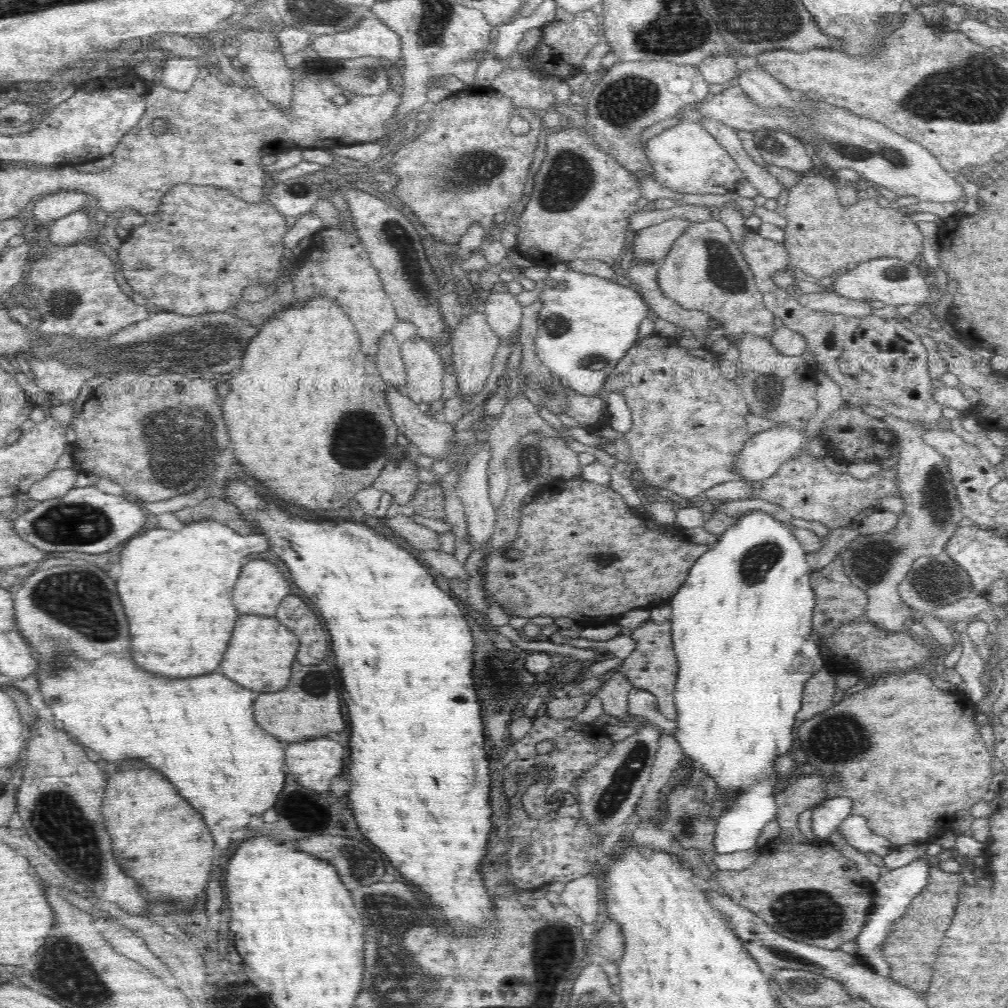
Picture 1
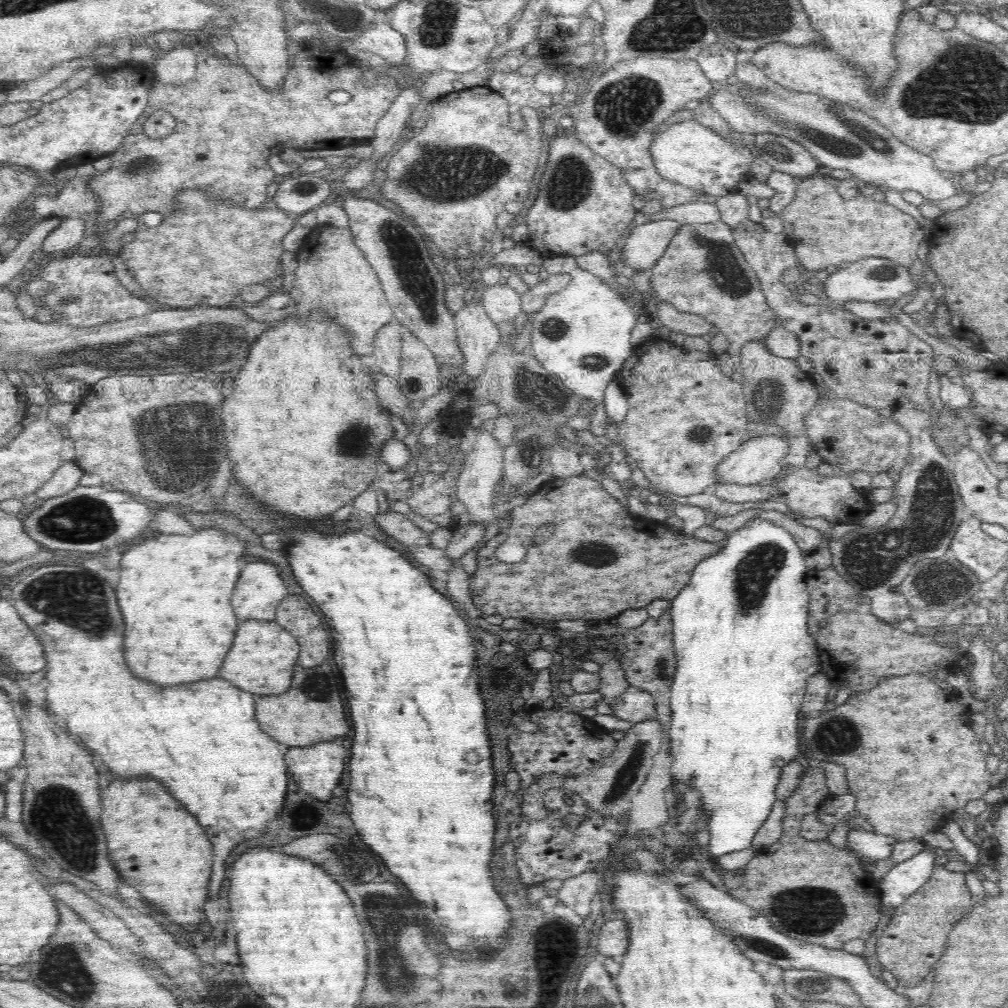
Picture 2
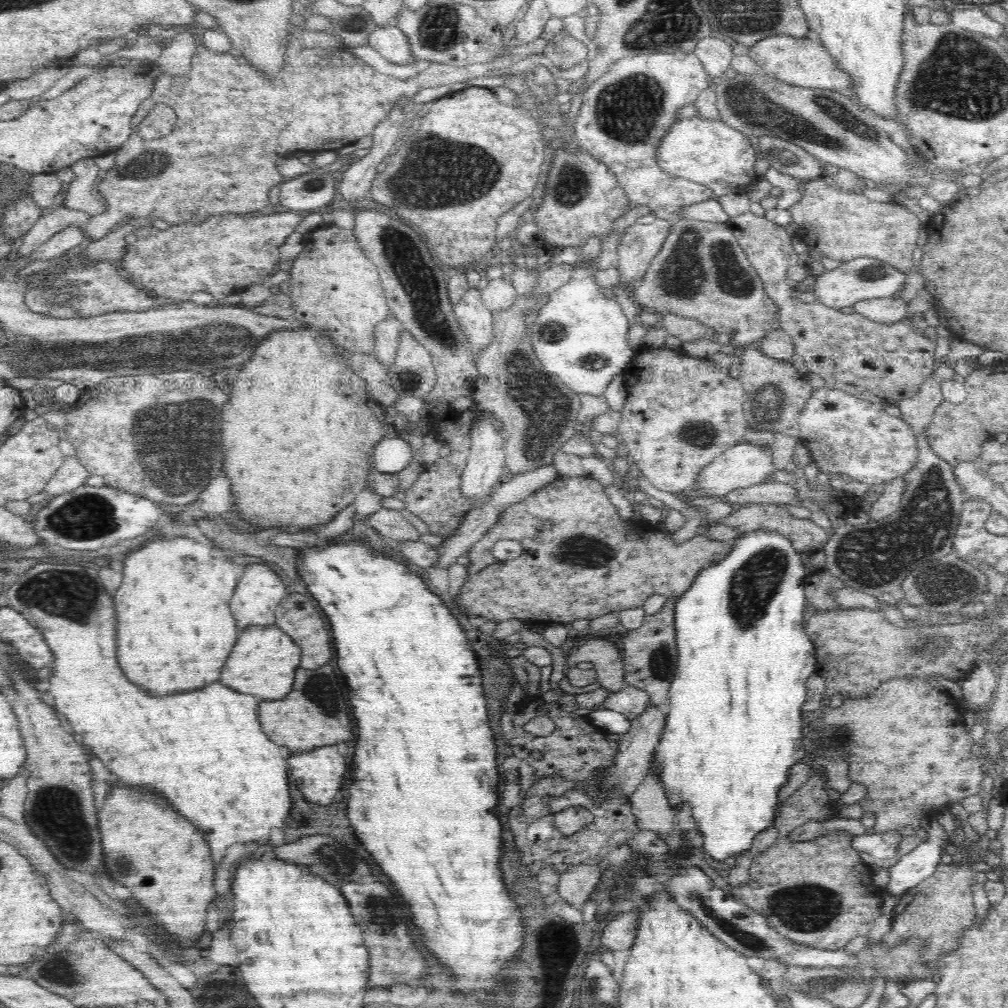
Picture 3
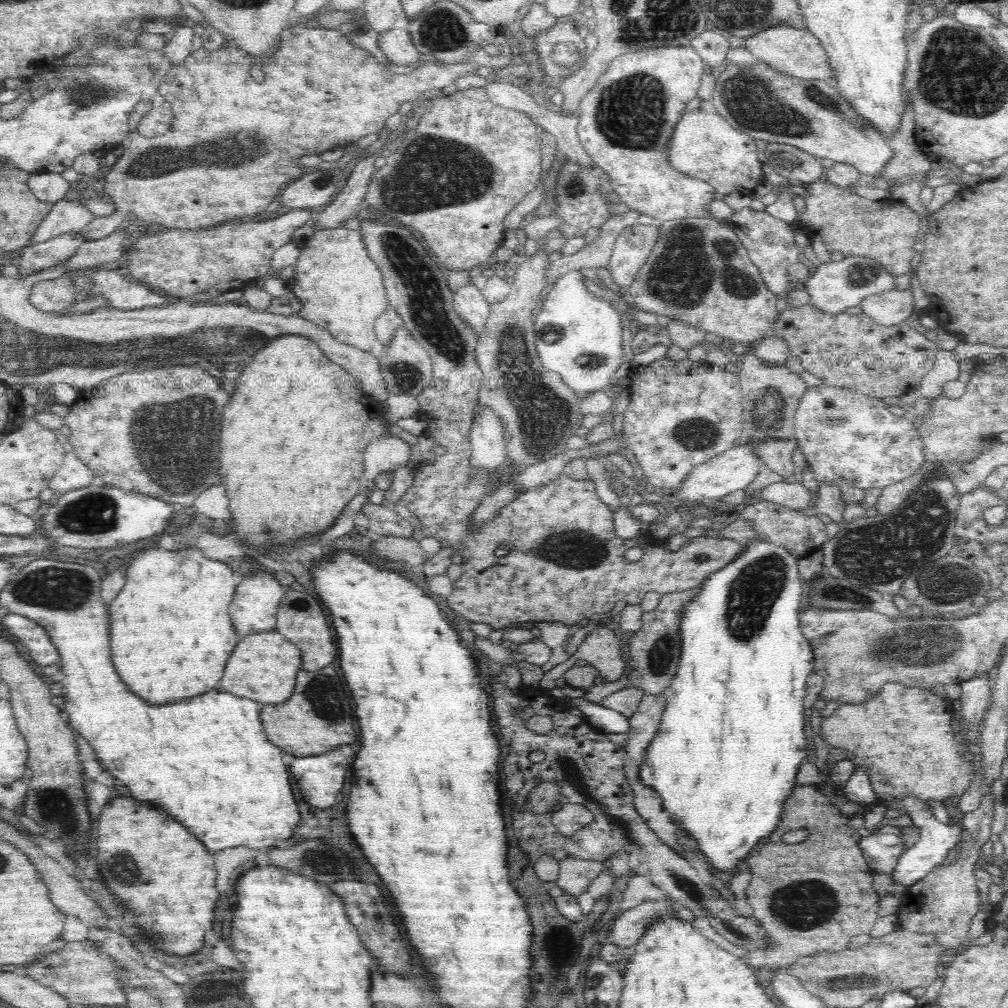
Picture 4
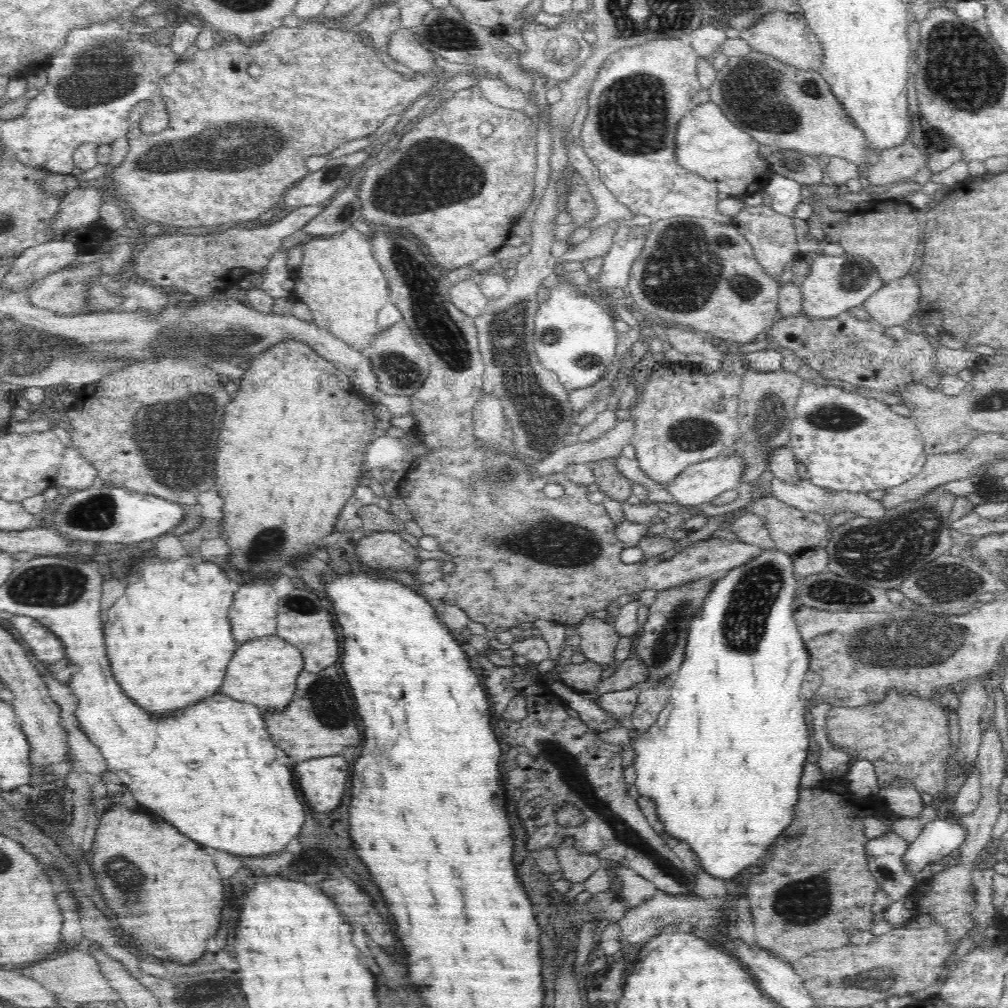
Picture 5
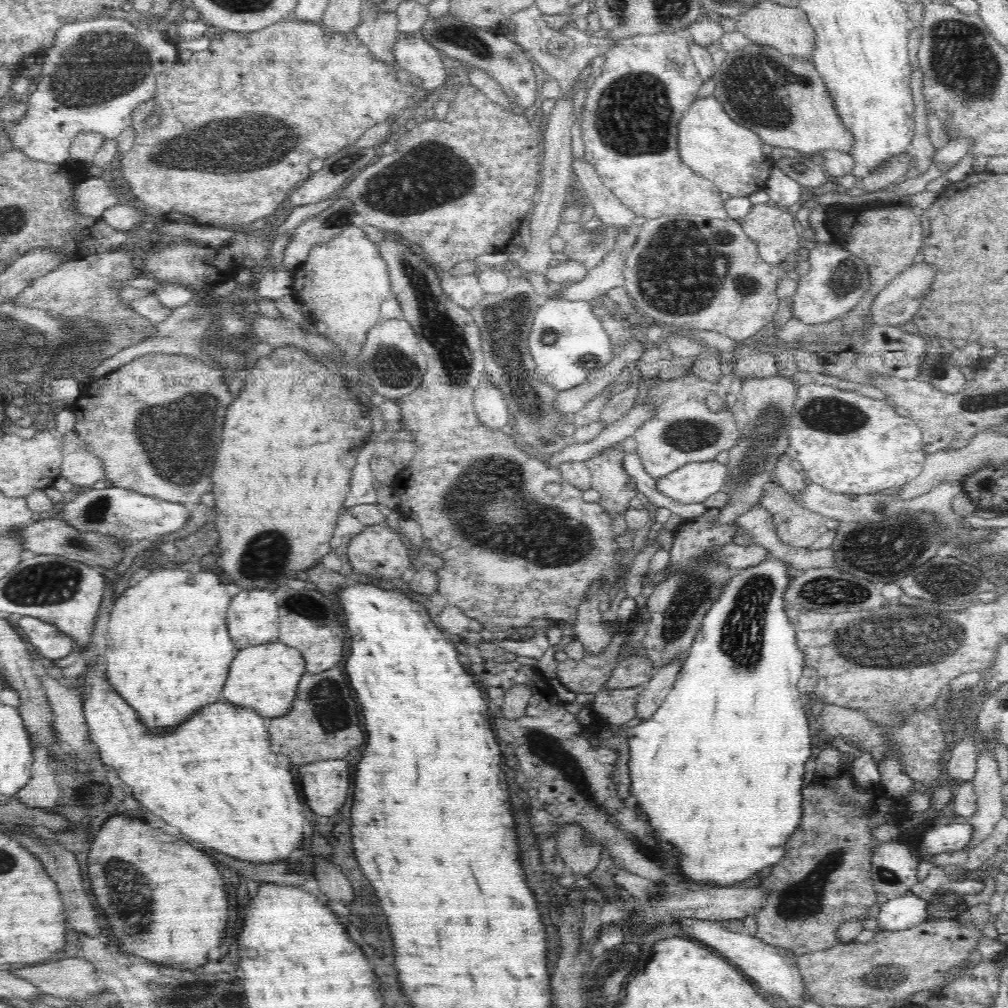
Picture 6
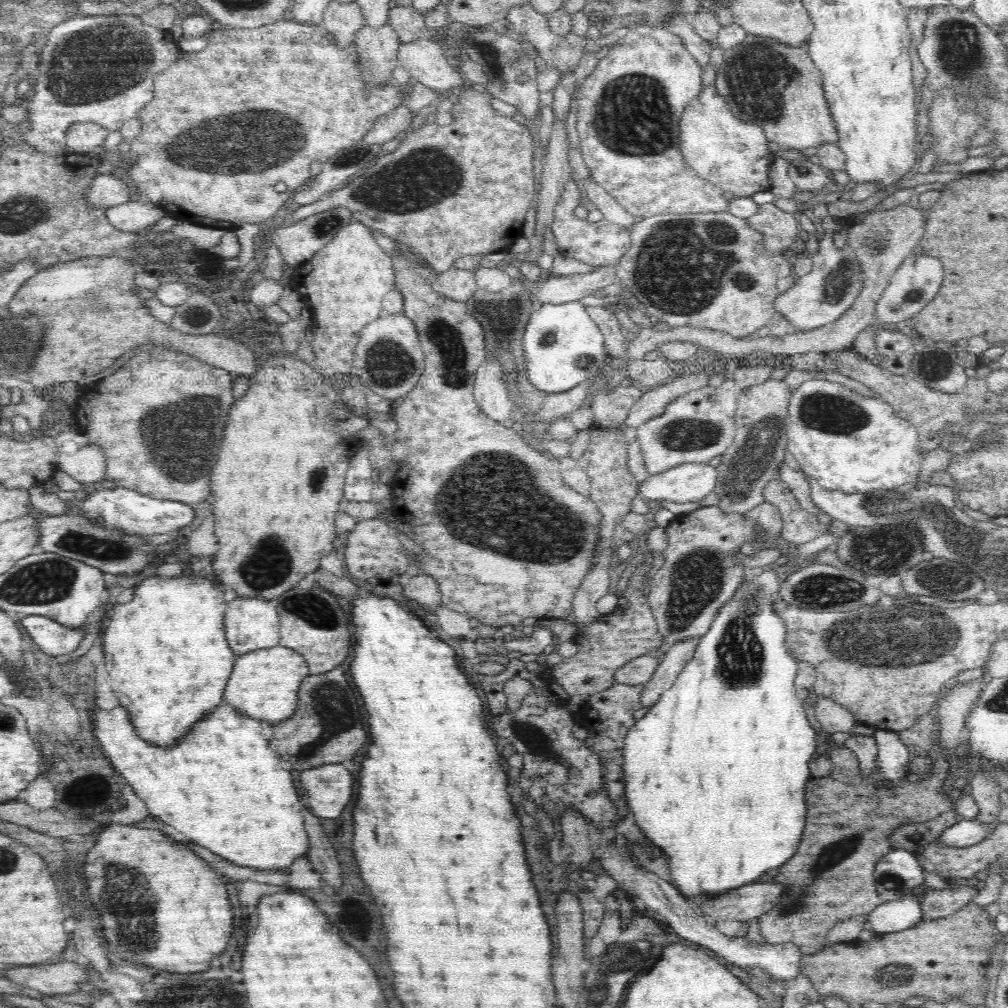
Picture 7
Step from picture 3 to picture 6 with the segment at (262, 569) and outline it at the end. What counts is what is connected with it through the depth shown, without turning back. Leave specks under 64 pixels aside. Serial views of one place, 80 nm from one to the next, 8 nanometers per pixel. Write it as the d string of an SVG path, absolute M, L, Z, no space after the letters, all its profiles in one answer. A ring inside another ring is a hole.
M238 590L232 593L226 616L228 616L228 632L236 650L278 641L279 606L278 593L272 590Z

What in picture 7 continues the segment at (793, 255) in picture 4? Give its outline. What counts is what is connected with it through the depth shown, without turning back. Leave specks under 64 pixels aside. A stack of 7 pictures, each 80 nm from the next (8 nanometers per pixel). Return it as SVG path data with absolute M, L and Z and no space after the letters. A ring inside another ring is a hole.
M768 202L759 205L758 212L745 221L752 230L763 234L763 245L767 252L782 254L792 247L798 235L798 218Z

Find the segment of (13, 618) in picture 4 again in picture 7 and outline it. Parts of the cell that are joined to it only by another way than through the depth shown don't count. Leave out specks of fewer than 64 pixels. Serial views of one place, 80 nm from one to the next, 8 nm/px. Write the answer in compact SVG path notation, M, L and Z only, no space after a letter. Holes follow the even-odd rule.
M25 615L22 626L38 644L39 650L50 656L60 656L76 650L84 638L84 629L62 626L51 618L38 615Z

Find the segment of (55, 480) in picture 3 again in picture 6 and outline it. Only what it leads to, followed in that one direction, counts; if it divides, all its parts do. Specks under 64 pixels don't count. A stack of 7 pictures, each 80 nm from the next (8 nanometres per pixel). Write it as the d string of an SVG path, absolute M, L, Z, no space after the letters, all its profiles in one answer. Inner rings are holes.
M74 430L61 437L61 451L61 476L76 489L91 488L97 481L104 480L102 461L88 451L85 442Z

